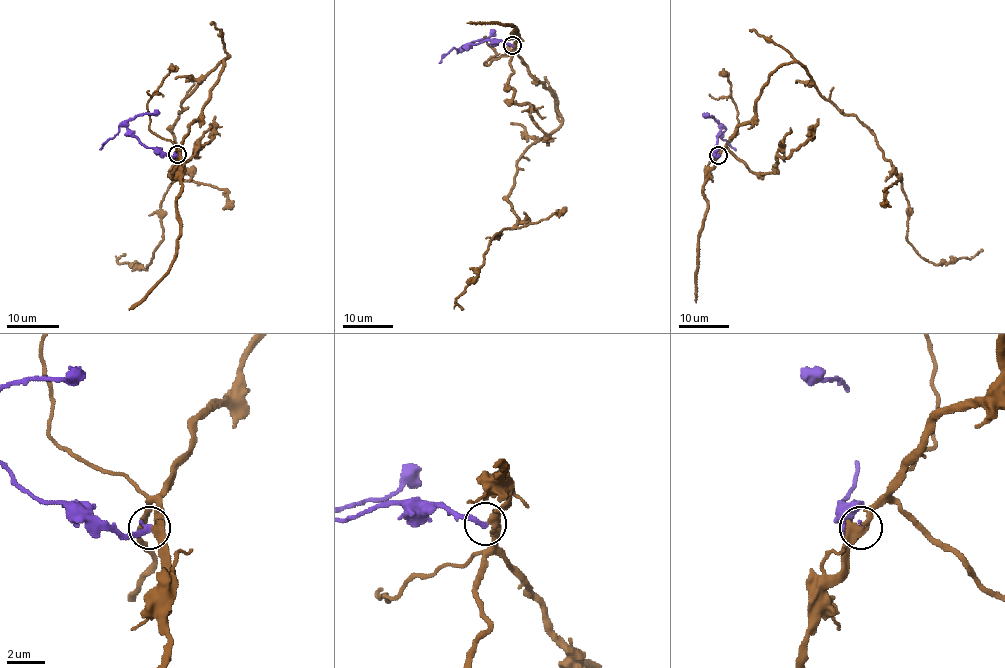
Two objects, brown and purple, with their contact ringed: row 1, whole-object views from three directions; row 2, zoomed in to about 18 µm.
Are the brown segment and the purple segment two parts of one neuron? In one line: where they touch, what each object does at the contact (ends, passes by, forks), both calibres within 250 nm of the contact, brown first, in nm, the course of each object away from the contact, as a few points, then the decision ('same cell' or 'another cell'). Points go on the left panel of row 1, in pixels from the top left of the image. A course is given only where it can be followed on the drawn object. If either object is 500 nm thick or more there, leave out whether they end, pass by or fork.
at (177, 154); brown passes by; purple ends there; 440 nm thick on the brown side, 320 nm on the other; brown runs (177, 155), (228, 57), (172, 130), (182, 172), (161, 202), (161, 242), (144, 270), (118, 262), (125, 253); purple runs (177, 155), (159, 153), (152, 147), (146, 147), (122, 126), (100, 149); another cell

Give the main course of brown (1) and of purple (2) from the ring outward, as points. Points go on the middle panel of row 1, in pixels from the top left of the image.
1: (512, 45), (552, 94), (561, 124), (517, 161), (507, 197), (517, 221), (490, 241), (456, 299), (463, 309)
2: (512, 45), (483, 40), (469, 44), (456, 53), (453, 48), (439, 63)

